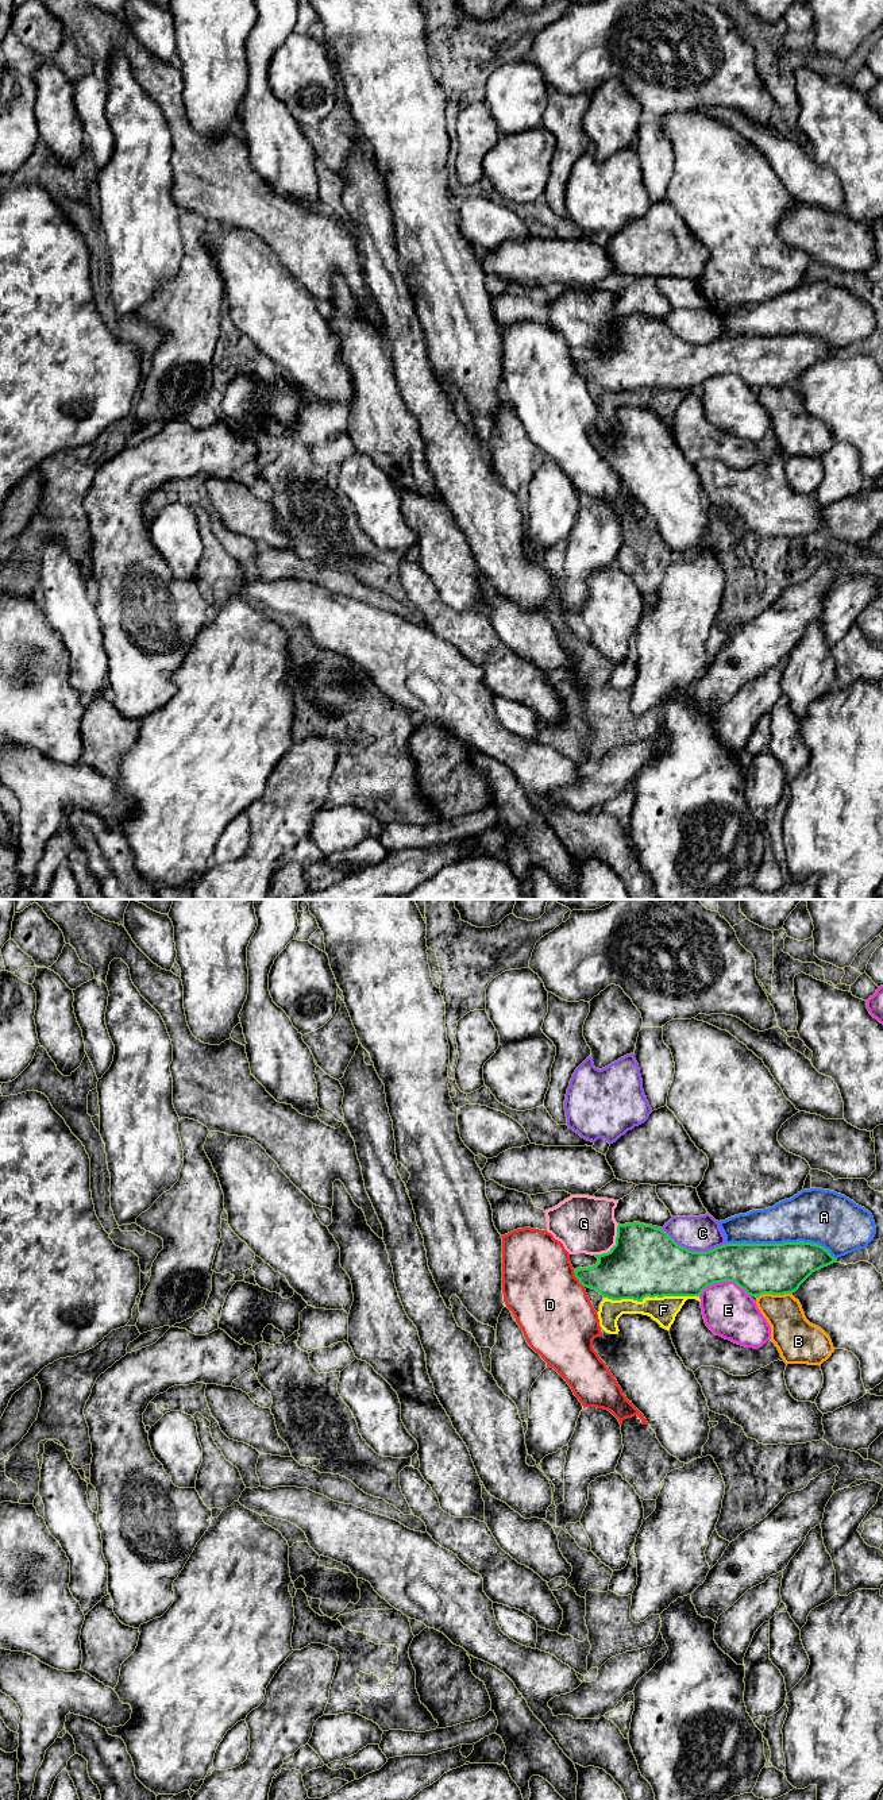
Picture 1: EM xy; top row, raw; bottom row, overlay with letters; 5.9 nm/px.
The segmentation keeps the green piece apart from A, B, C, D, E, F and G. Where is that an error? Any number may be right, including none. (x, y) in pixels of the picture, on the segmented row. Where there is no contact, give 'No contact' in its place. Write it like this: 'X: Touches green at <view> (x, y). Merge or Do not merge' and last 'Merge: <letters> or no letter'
A: Touches green at xy (783, 1242). Do not merge
B: Touches green at xy (774, 1294). Do not merge
C: Touches green at xy (690, 1251). Do not merge
D: Touches green at xy (577, 1278). Do not merge
E: Touches green at xy (725, 1280). Do not merge
F: Touches green at xy (651, 1296). Do not merge
G: Touches green at xy (614, 1245). Merge
Merge: G

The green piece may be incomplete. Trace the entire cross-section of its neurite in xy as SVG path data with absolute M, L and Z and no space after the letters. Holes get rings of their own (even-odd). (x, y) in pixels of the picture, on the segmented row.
M640 1222L618 1223L616 1245L608 1253L593 1256L598 1259L595 1265L574 1269L579 1283L612 1300L633 1299L637 1302L643 1302L647 1296L701 1296L706 1287L722 1281L734 1281L748 1295L756 1298L763 1294L793 1294L813 1272L837 1261L824 1246L803 1241L783 1244L725 1244L707 1252L693 1252L678 1245L664 1230Z

